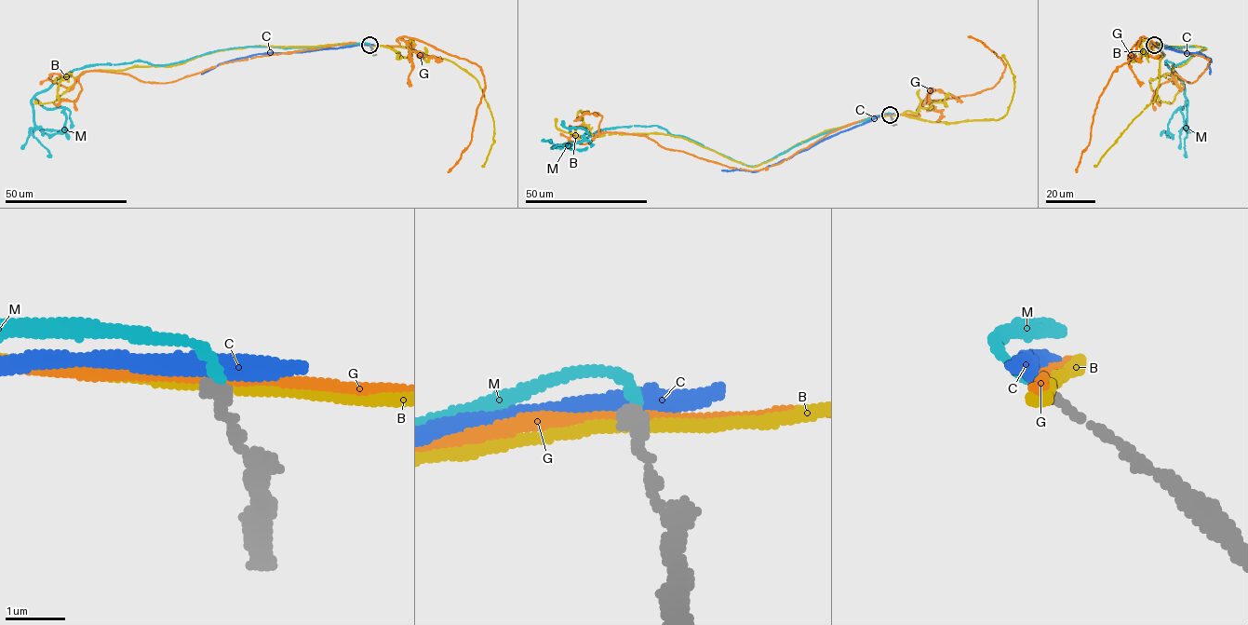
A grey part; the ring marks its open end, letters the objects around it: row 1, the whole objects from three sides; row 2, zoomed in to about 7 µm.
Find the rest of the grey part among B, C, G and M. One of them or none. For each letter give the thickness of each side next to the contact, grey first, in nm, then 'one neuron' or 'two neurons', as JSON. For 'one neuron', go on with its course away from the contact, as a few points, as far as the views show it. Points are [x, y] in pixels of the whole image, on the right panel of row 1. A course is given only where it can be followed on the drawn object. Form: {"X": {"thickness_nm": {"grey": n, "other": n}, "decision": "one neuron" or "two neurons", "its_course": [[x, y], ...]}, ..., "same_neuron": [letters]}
{"B": {"thickness_nm": {"grey": 220, "other": 190}, "decision": "two neurons"}, "C": {"thickness_nm": {"grey": 200, "other": 360}, "decision": "two neurons"}, "G": {"thickness_nm": {"grey": 200, "other": 160}, "decision": "two neurons"}, "M": {"thickness_nm": {"grey": 200, "other": 150}, "decision": "one neuron", "its_course": [[1154, 45], [1205, 48], [1176, 65], [1165, 61], [1183, 82], [1186, 103], [1173, 115], [1167, 134], [1160, 136]]}, "same_neuron": ["M"]}

